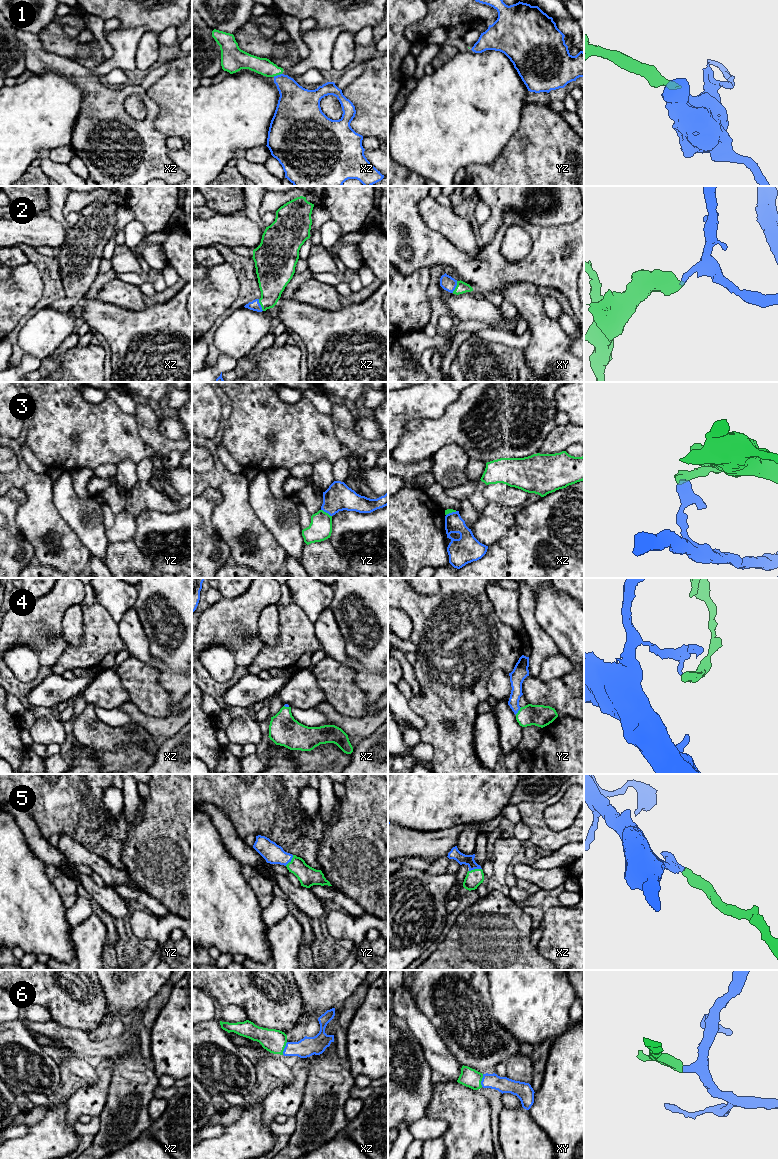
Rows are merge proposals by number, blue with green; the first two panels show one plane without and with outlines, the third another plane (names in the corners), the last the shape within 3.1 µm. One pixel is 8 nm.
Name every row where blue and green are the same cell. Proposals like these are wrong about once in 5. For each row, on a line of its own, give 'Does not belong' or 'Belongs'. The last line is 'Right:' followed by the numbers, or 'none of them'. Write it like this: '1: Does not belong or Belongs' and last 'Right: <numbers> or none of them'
1: Belongs
2: Belongs
3: Does not belong
4: Belongs
5: Belongs
6: Belongs
Right: 1, 2, 4, 5, 6

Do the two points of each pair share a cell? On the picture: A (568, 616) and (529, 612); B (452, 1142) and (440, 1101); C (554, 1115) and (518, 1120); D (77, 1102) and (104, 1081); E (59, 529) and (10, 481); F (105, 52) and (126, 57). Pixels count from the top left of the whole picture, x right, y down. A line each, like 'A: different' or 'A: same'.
A: different
B: same
C: different
D: same
E: same
F: different

